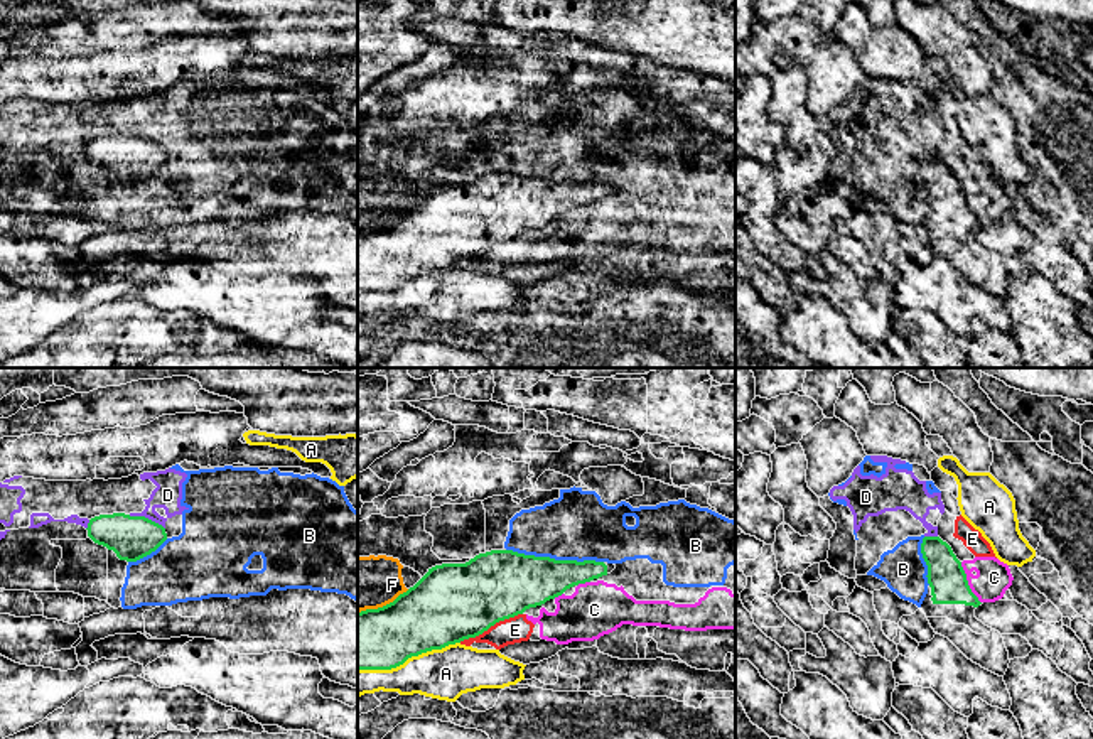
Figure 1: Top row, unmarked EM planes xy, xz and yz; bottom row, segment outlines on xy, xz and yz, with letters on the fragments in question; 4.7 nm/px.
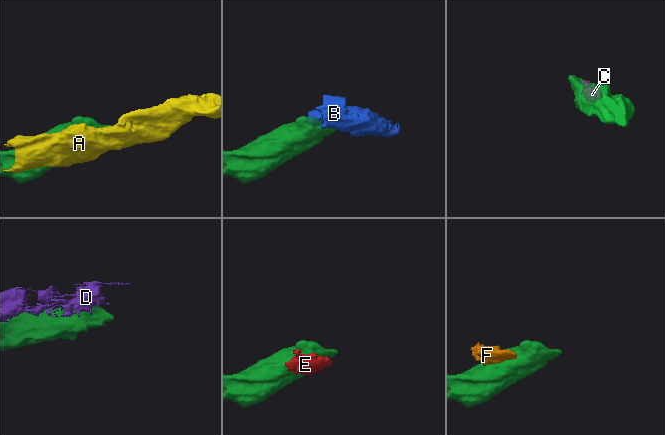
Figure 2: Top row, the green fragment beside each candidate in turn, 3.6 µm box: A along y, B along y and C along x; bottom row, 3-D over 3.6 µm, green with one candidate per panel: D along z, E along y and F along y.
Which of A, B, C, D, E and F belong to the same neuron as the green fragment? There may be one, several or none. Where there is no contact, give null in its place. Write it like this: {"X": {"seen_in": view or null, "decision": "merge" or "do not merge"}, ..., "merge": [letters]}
{"A": {"seen_in": "xz", "decision": "do not merge"}, "B": {"seen_in": "xz", "decision": "do not merge"}, "C": {"seen_in": "yz", "decision": "do not merge"}, "D": {"seen_in": "xy", "decision": "do not merge"}, "E": {"seen_in": "xz", "decision": "do not merge"}, "F": {"seen_in": "xz", "decision": "do not merge"}, "merge": []}

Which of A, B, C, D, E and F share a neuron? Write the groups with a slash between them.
A / B C D E F

